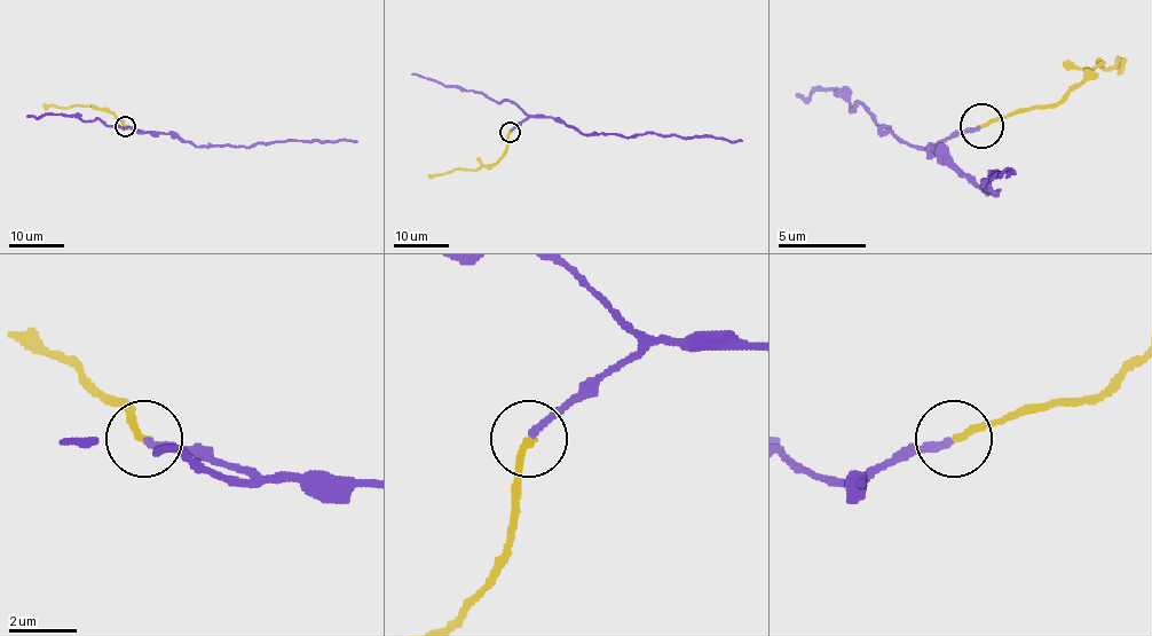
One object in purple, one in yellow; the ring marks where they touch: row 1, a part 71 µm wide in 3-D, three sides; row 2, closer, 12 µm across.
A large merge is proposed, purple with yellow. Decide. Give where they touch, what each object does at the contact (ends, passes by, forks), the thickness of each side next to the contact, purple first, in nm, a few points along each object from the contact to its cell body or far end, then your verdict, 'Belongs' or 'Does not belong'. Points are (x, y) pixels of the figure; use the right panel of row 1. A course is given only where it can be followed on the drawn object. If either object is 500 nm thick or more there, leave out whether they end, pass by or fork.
Place: (981, 126). At the ring purple ends. At the ring yellow ends. Thickness 200 nm (purple) against 200 nm. Course of purple: (980, 126), (954, 131), (932, 149), (985, 193), (985, 188), (997, 193), (985, 180), (1016, 171), (1007, 175). Course of yellow: (980, 126), (1046, 109), (1103, 61), (1099, 61), (1107, 70), (1117, 56). Belongs

